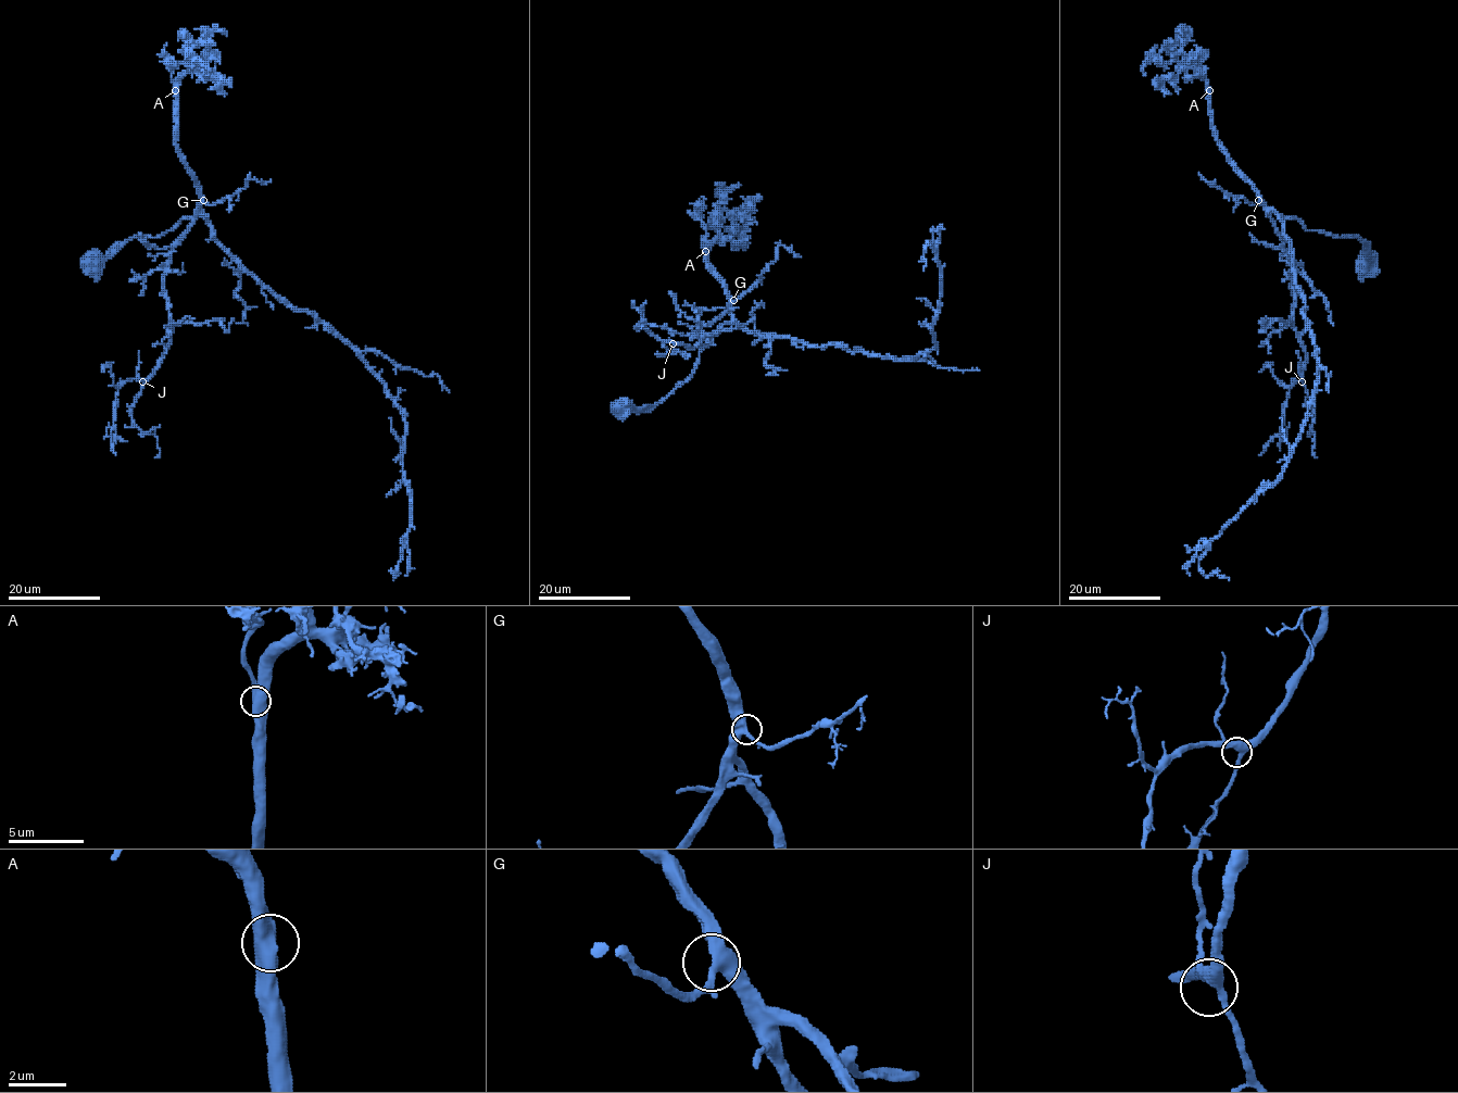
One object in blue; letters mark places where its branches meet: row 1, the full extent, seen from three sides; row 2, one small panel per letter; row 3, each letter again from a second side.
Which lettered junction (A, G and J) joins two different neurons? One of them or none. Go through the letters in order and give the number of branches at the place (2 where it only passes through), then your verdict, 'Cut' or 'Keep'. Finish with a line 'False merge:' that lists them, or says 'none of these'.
A: Branches: 2. Keep
G: Branches: 3. Keep
J: Branches: 3. Keep
False merge: none of these

